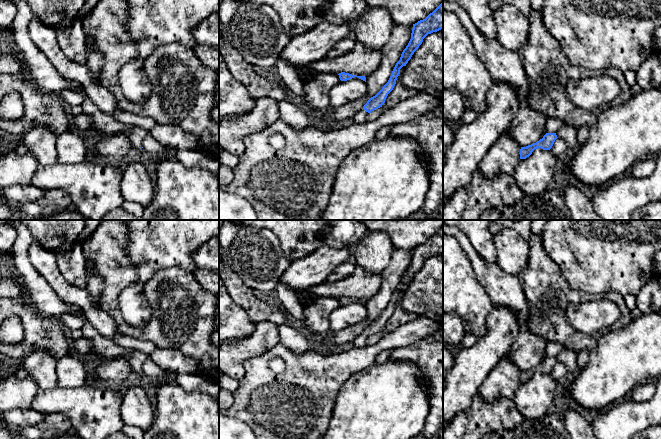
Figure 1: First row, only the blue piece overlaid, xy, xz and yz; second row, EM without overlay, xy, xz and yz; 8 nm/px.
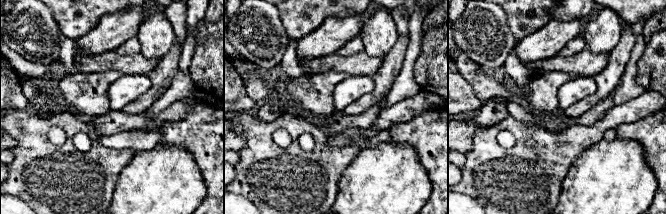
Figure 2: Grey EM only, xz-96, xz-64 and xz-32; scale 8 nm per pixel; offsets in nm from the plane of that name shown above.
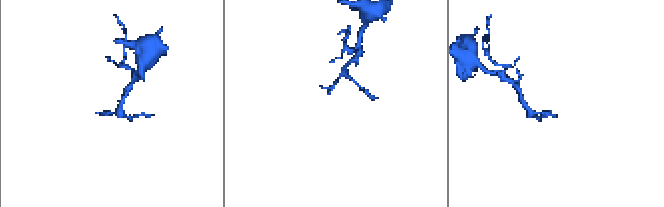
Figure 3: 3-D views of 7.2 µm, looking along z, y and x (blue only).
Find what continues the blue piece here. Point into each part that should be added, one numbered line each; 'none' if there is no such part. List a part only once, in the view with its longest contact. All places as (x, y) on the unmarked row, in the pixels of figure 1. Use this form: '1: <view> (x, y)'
1: xz (361, 341)

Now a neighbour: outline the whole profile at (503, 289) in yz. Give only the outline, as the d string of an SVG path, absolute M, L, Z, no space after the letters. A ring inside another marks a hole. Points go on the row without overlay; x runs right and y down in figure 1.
M443 224L443 233L457 238L467 253L480 285L494 306L505 306L517 316L520 331L528 330L529 305L520 286L518 275L503 271L499 265L488 263L472 247L470 240L460 230Z

